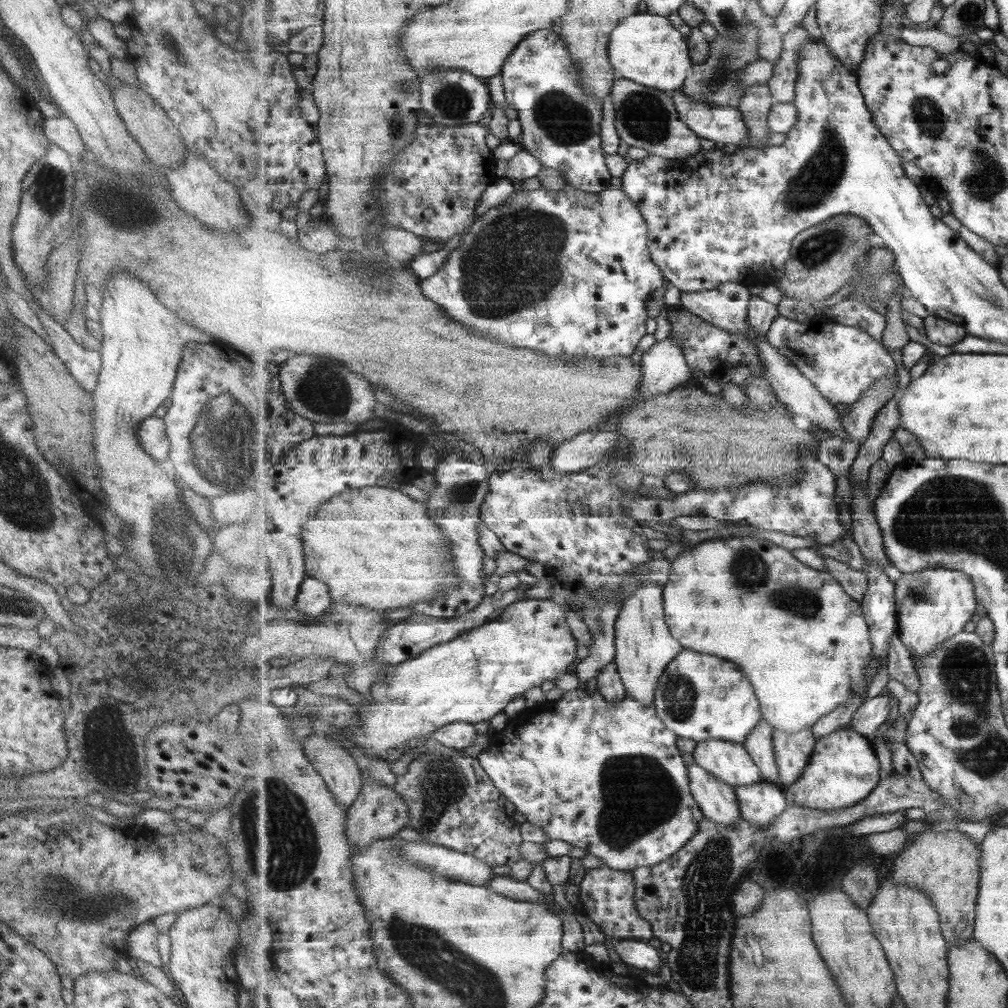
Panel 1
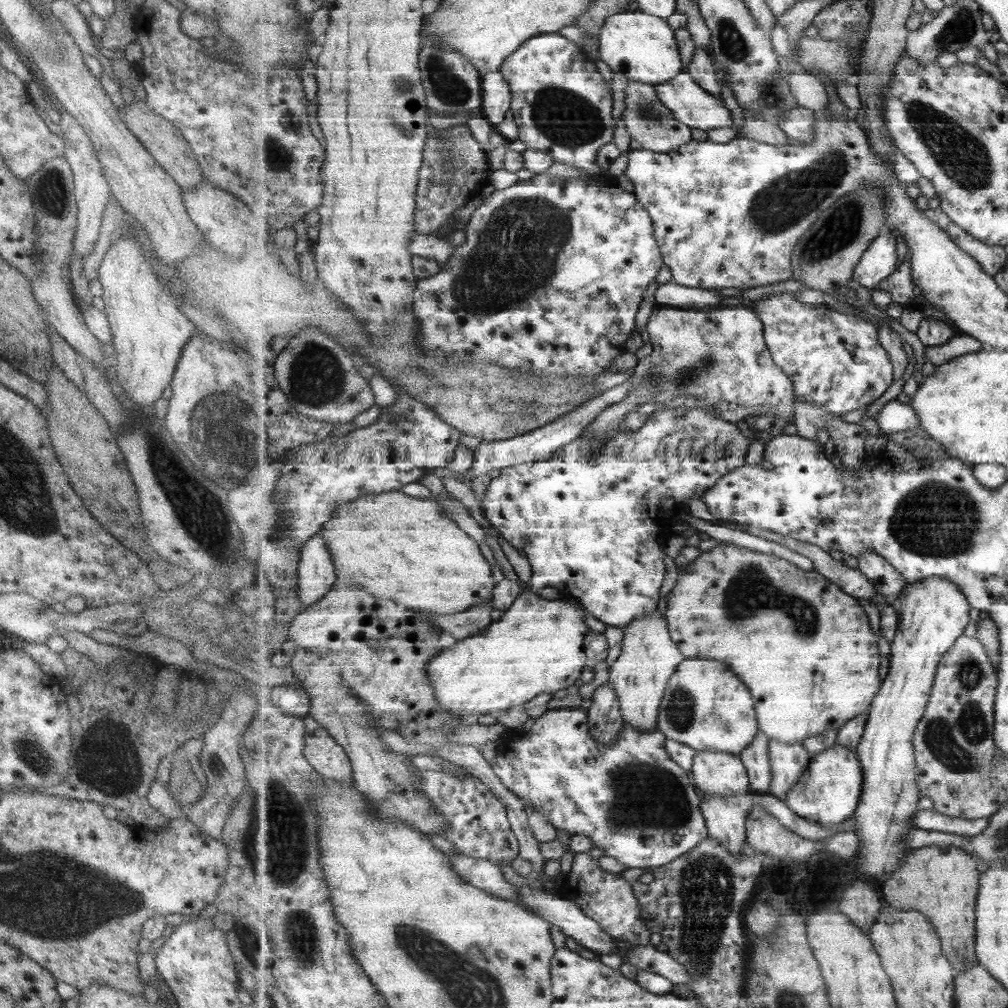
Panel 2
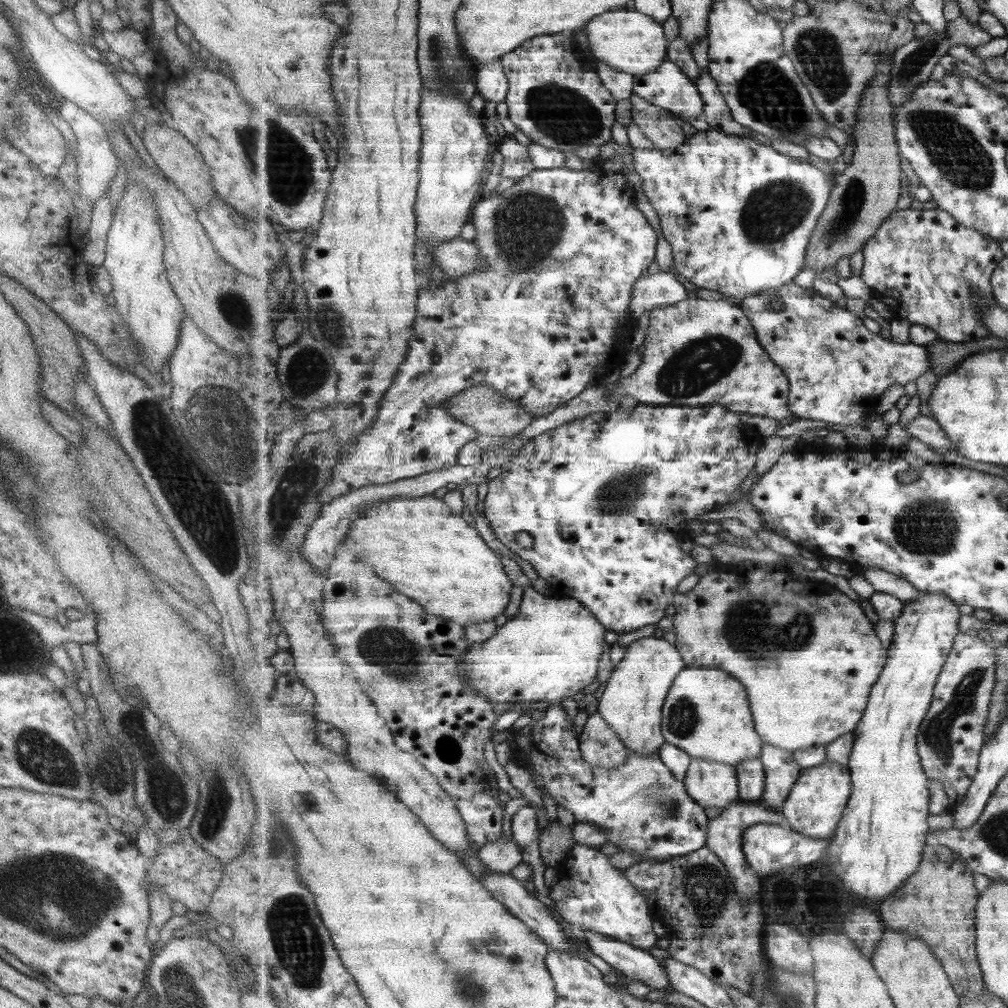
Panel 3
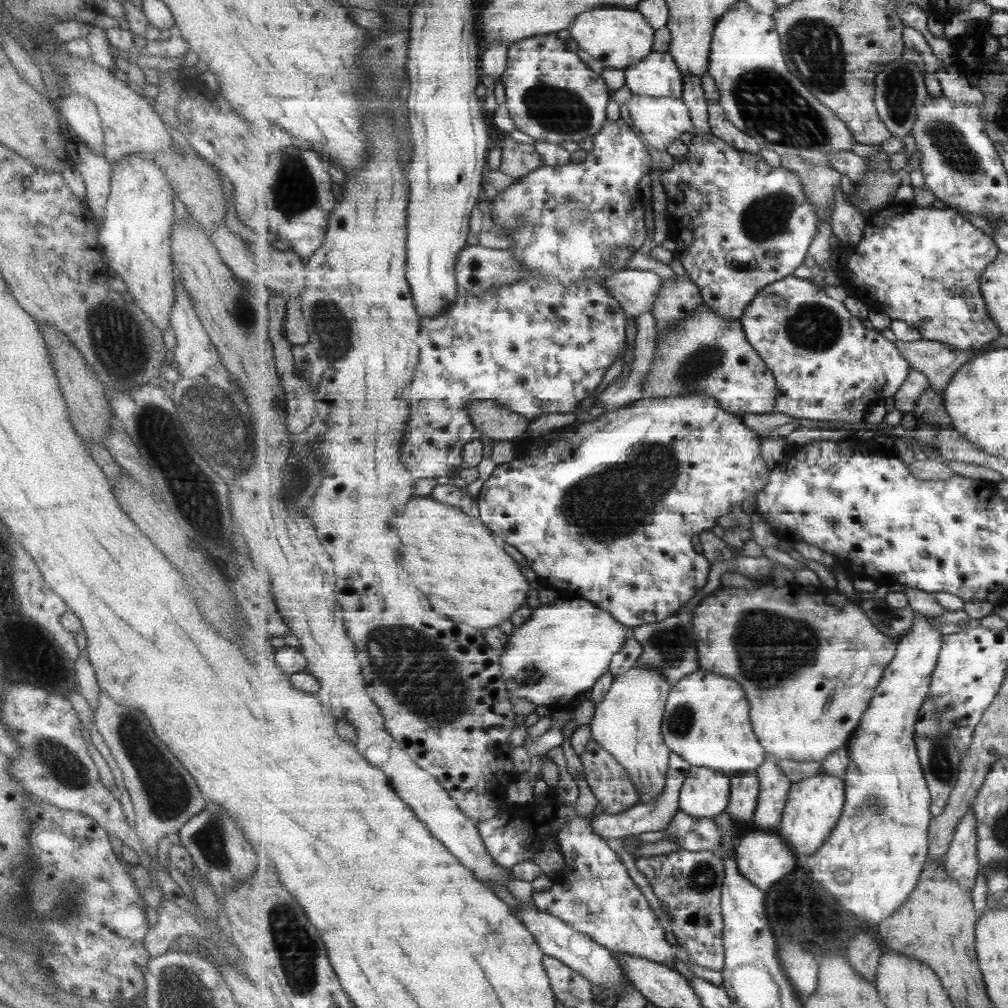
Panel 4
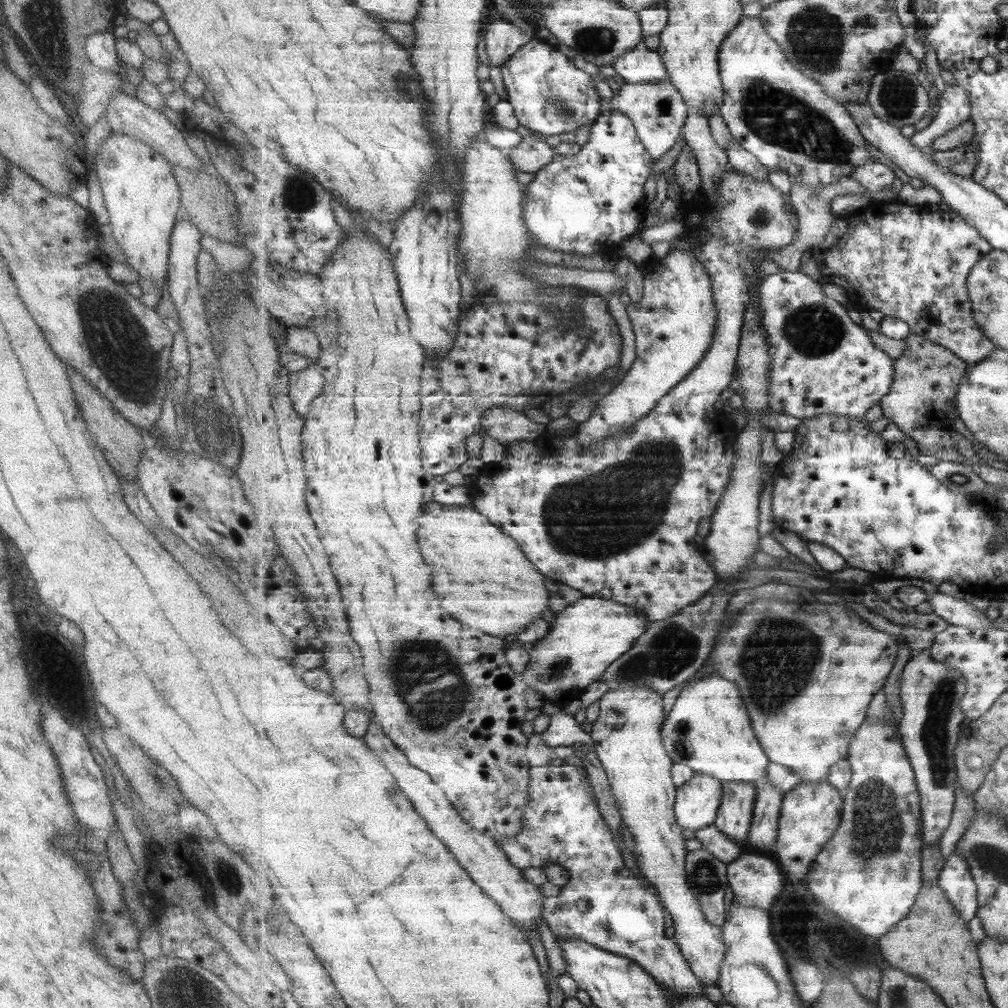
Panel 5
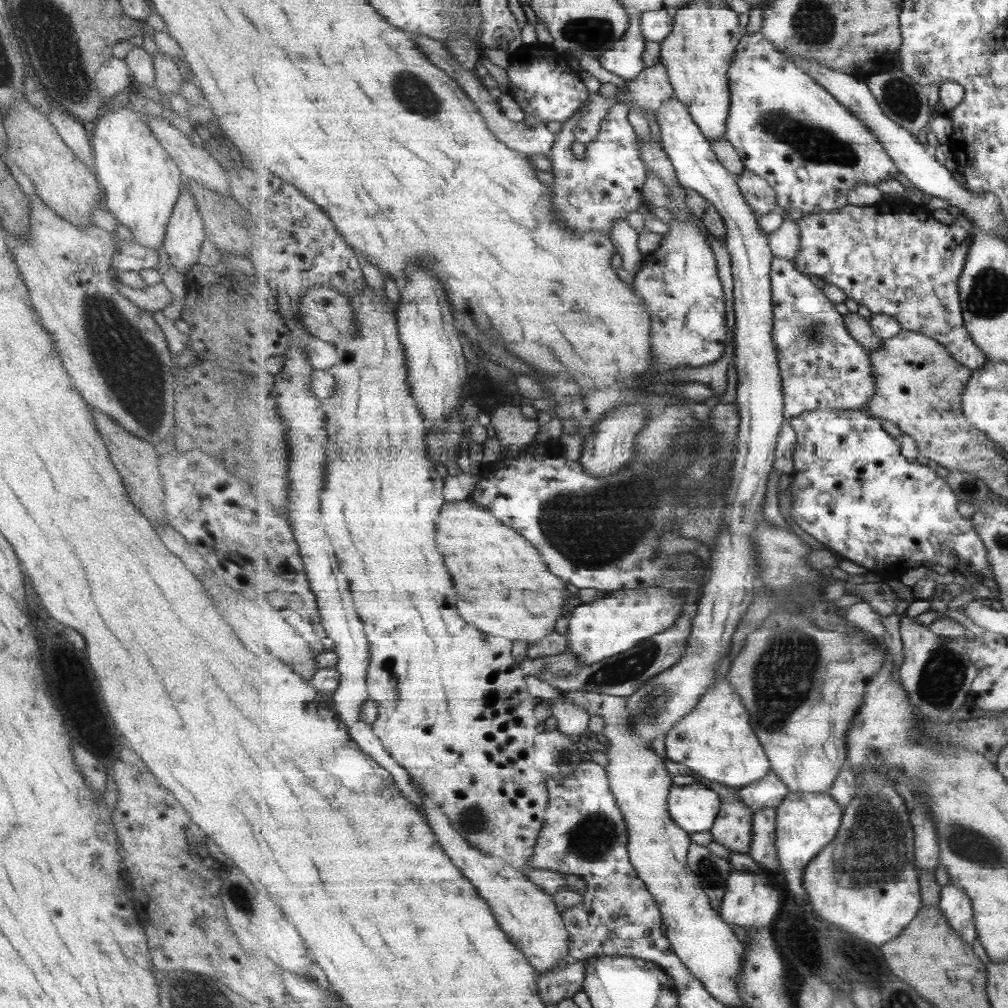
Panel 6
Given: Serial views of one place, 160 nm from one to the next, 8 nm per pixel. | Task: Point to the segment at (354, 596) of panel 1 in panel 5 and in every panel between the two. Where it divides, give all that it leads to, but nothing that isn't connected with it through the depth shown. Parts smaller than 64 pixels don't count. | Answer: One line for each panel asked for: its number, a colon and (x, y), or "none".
2: (404, 549)
3: (418, 544)
4: (455, 561)
5: (487, 581)

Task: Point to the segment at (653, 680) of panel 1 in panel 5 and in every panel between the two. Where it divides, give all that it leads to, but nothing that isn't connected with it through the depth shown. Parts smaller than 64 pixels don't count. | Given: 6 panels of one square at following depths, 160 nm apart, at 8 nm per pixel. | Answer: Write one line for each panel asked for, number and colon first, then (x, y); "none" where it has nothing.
2: (650, 657)
3: (633, 702)
4: (628, 723)
5: (628, 739)

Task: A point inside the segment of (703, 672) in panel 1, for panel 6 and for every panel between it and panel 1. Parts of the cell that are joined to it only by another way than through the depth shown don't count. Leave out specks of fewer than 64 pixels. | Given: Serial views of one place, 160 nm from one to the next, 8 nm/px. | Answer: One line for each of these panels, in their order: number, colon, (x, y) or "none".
2: (706, 706)
3: (707, 713)
4: (707, 721)
5: (709, 729)
6: (717, 741)

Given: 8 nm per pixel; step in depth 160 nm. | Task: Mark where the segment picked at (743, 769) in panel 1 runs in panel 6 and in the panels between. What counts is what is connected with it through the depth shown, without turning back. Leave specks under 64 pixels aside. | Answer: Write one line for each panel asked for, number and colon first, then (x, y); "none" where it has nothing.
2: (715, 773)
3: (710, 783)
4: (706, 793)
5: (698, 802)
6: (696, 807)

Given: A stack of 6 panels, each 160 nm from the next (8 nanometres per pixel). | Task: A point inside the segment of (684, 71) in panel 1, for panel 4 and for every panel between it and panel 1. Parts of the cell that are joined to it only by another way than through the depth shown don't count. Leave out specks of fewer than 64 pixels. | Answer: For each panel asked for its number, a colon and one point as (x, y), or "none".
2: (644, 47)
3: (629, 41)
4: (618, 38)

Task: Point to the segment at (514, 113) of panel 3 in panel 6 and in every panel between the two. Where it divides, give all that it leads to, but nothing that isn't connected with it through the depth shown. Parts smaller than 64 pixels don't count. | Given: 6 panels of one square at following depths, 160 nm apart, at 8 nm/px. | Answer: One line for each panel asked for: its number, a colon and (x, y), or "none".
4: (553, 96)
5: (551, 96)
6: (543, 83)

